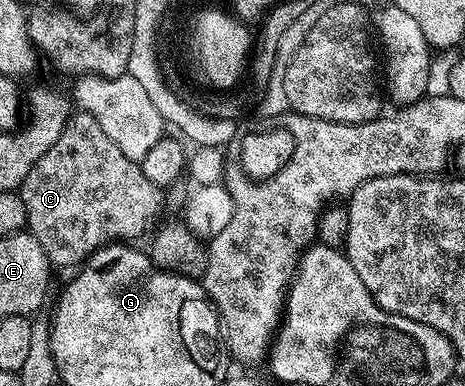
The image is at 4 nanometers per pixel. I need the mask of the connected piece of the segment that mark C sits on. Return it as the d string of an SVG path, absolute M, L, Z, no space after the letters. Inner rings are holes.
M82 110L70 114L63 133L59 133L59 141L31 165L31 173L22 181L19 194L25 206L27 230L43 245L43 253L54 268L77 269L101 247L118 241L137 241L133 239L150 230L149 222L156 215L161 199L163 203L162 188L147 181L140 162L127 157L127 153L103 133L99 121Z

